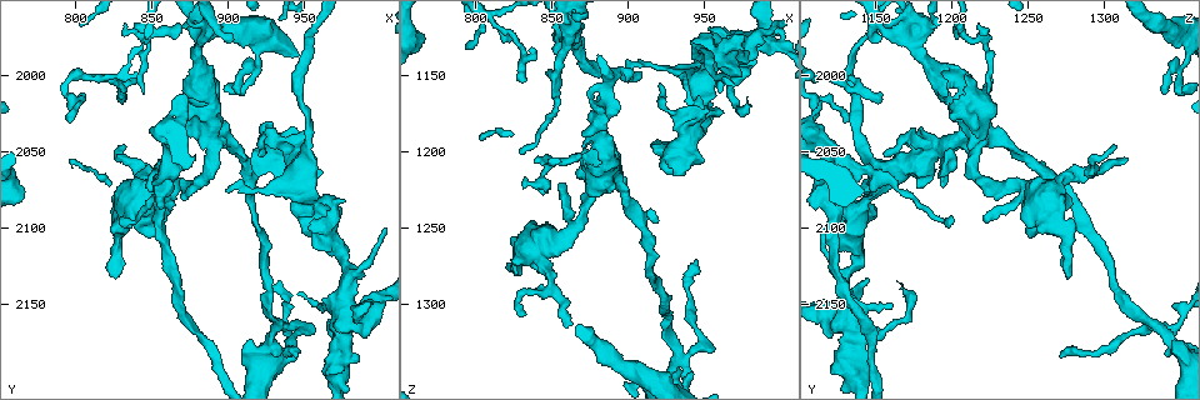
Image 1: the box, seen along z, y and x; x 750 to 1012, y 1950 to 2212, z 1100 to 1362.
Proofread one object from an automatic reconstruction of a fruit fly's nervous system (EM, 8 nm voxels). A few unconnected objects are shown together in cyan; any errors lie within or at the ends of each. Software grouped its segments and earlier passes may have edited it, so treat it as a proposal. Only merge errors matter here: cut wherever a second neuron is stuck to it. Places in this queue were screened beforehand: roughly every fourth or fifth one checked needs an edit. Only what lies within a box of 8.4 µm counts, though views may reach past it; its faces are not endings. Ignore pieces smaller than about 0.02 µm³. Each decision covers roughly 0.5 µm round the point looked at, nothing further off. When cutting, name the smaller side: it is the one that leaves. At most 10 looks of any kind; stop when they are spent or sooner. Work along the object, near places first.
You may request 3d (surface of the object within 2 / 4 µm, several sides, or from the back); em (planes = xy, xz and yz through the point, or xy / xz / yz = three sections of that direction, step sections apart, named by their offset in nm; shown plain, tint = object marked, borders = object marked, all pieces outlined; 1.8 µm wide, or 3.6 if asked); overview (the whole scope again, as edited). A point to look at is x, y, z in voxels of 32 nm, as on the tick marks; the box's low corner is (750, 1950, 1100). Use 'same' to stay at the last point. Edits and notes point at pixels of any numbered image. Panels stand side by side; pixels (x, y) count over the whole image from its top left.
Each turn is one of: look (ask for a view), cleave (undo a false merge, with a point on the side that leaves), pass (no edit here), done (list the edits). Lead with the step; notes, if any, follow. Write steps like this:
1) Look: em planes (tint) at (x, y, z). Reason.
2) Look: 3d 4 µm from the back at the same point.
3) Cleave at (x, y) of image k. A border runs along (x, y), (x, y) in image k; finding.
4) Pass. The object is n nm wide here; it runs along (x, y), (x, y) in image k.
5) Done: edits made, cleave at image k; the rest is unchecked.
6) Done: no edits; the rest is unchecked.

Look: 3d 4 µm at (860, 2060, 1126). Branch point.

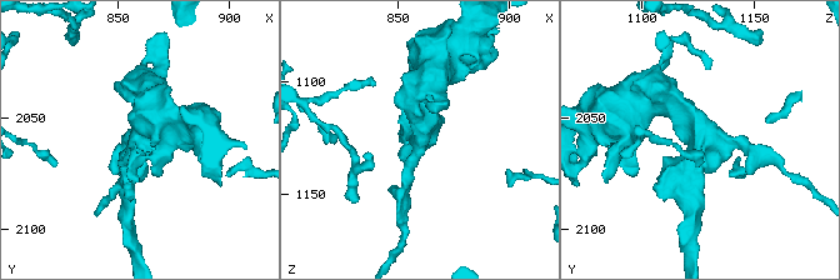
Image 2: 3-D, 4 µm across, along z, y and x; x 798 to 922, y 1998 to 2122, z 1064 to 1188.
Look: em planes (tint) at (861, 2061, 1126). 4 arms meet here.

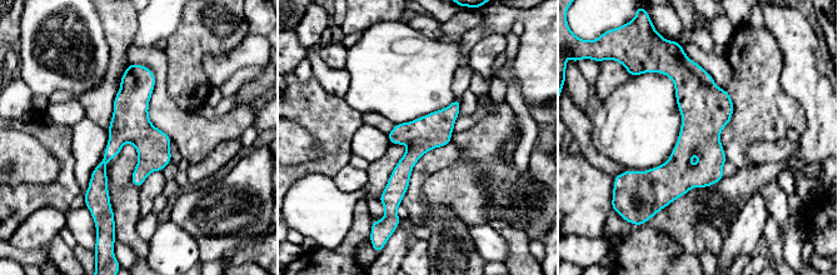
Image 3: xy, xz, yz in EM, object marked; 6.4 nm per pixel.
Pass. It runs along (684, 64), (693, 159), (662, 203) in image 3; all the same neuron.

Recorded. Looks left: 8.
Look: em planes (plain) at (936, 2164, 1334). Four arms meet.

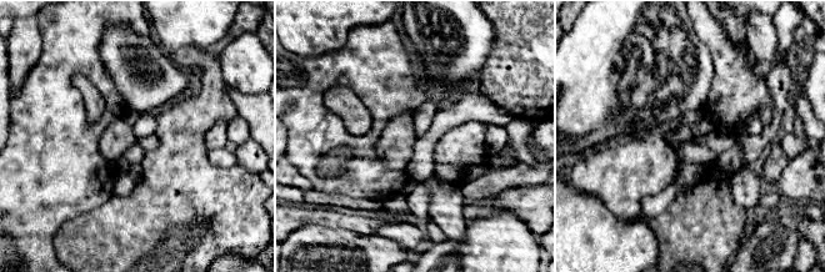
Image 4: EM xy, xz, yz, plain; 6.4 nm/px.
Look: em planes (tint) at the same point.

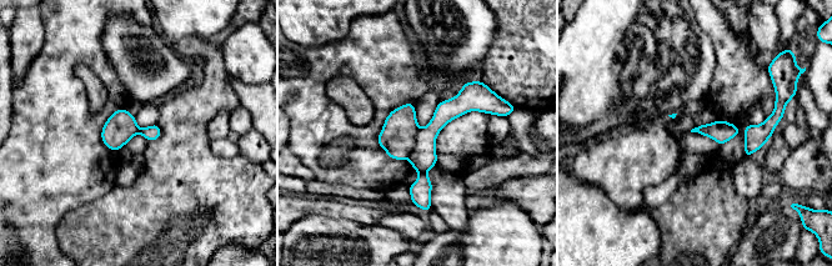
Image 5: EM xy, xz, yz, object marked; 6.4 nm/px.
Cleave at (422, 157) of image 5. A border runs along (420, 129), (415, 146), (407, 157) in image 5; a second neuron is stuck on.

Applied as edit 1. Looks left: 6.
Look: overview.

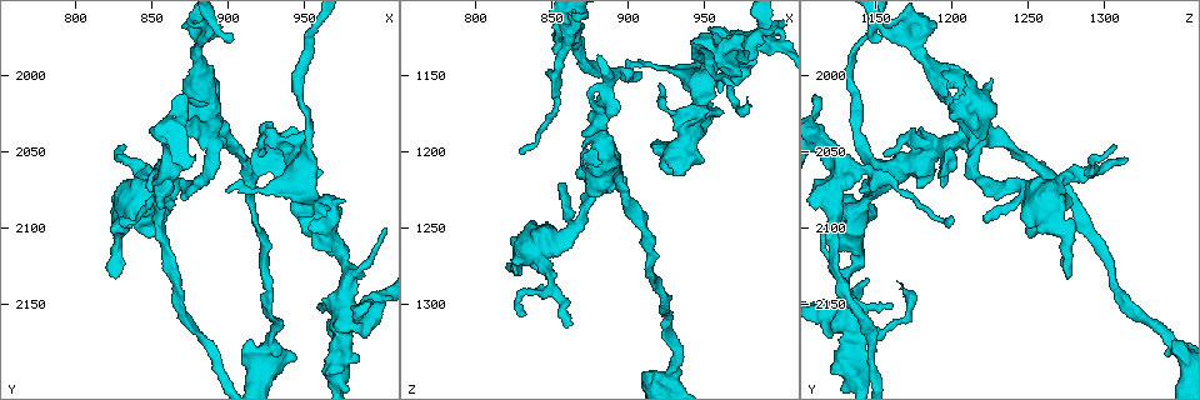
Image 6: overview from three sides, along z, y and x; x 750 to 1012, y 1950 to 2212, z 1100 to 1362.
Look: 3d 4 µm at (882, 2016, 1192). Sudden change in width.

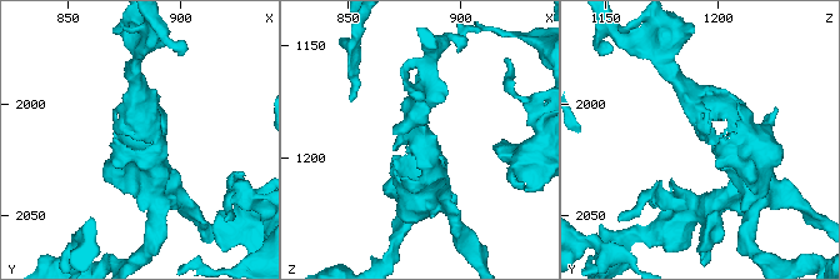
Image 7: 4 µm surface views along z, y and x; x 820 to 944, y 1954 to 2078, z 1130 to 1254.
Look: em xz step 16 (borders) at (883, 2014, 1191). Now the EM.

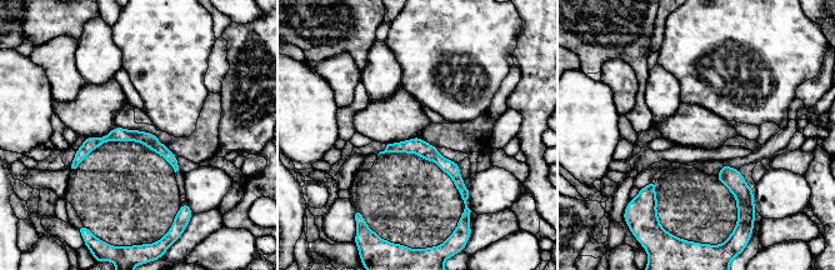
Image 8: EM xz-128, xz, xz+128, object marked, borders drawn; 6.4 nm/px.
Look: em planes (borders) at the same point.

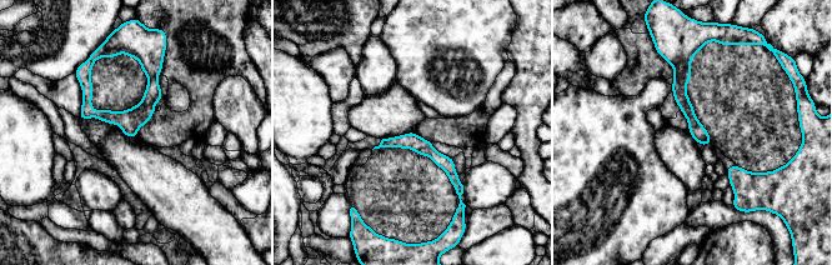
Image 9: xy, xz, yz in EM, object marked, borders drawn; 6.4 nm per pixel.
Pass. The object is 100 nm wide here; it runs along (384, 143), (424, 146), (460, 190) in image 9; all the same neuron.

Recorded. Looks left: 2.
Look: em planes (borders) at (940, 2048, 1188). Four arms meet.

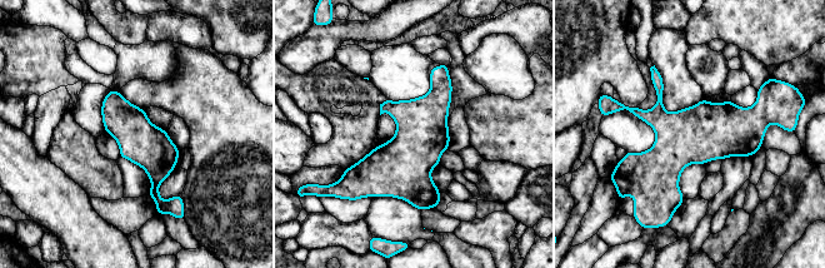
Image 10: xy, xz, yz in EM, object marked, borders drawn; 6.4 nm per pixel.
Pass. The object is 280 nm wide here; it runs along (766, 118), (624, 163) in image 10; all the same neuron.

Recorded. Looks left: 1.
Done: edits made, cleave at image 5; the rest is unchecked.

